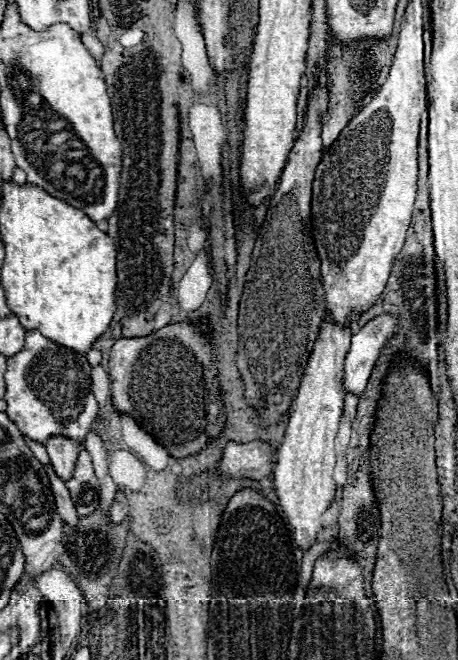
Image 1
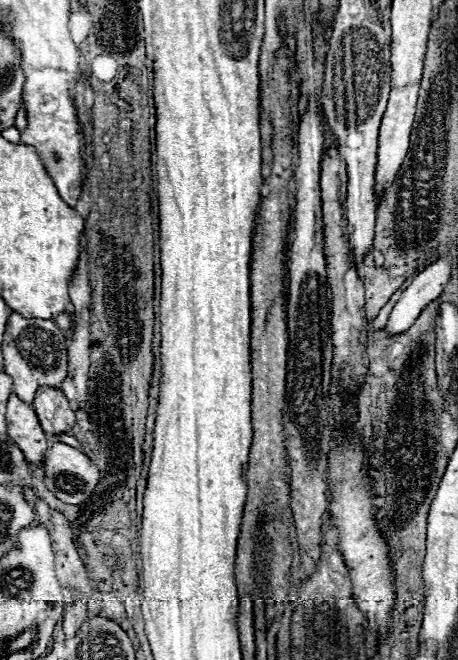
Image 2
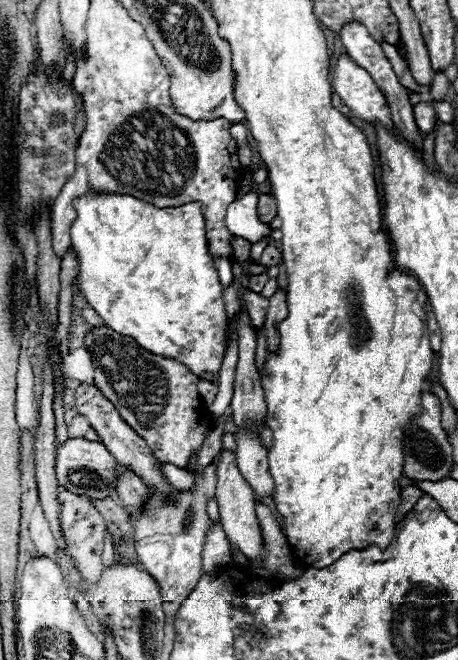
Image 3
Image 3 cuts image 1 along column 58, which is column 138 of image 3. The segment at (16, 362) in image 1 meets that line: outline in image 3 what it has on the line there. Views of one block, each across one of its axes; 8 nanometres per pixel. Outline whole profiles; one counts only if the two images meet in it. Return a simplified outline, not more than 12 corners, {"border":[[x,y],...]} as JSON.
{"border":[[94,328],[98,390],[160,462],[214,428],[184,364]]}

